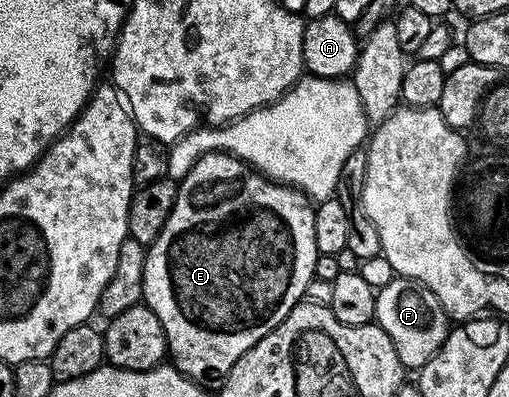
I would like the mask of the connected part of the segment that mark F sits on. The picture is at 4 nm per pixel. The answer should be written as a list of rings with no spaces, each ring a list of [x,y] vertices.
[[[395,277],[388,285],[377,288],[374,300],[376,309],[374,319],[379,327],[392,337],[392,345],[396,345],[396,353],[400,357],[403,368],[421,369],[444,345],[446,334],[452,323],[446,310],[440,305],[436,293],[414,279]]]

